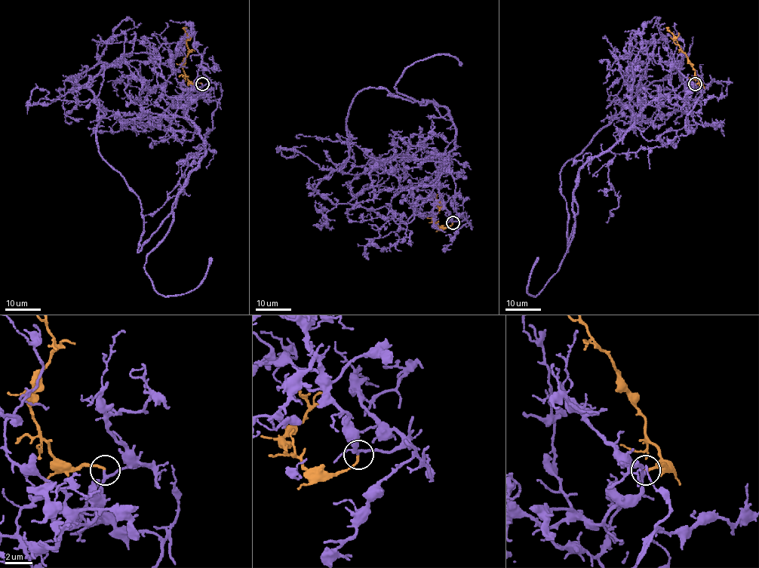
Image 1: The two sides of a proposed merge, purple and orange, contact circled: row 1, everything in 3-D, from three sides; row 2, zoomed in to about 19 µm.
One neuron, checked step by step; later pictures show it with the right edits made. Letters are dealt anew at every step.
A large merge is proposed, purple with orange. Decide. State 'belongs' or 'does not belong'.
belongs

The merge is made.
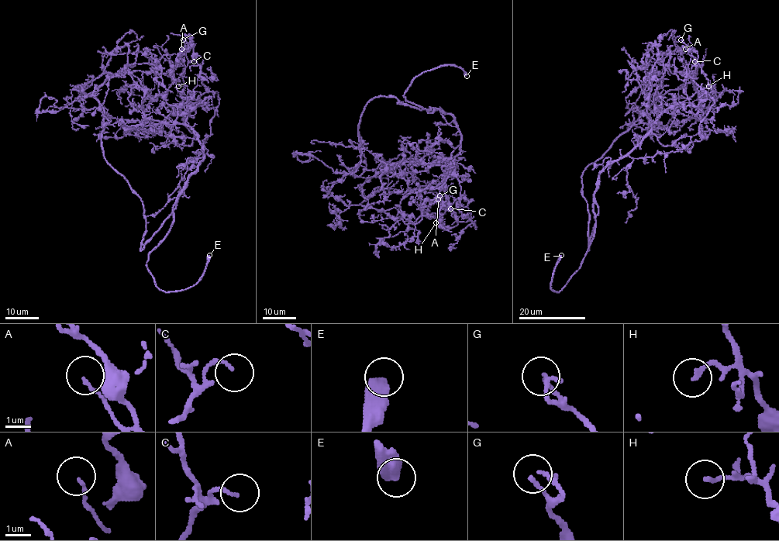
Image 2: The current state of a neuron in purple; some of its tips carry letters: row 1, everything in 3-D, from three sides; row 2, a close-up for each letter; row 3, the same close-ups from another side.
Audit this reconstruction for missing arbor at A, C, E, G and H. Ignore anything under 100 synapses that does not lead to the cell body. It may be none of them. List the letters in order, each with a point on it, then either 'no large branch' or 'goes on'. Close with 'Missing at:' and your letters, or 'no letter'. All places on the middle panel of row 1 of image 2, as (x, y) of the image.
A: place (438, 199); no large branch
C: place (450, 208); no large branch
E: place (467, 76); goes on
G: place (439, 195); no large branch
H: place (436, 222); no large branch
Missing at: E

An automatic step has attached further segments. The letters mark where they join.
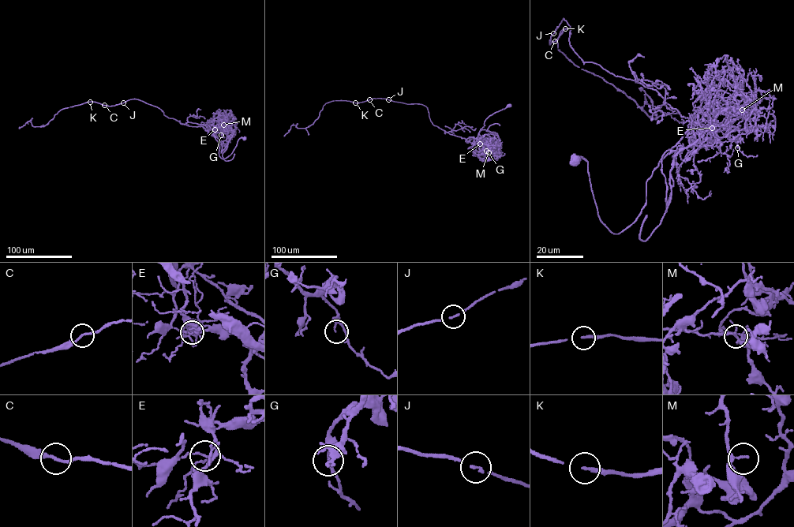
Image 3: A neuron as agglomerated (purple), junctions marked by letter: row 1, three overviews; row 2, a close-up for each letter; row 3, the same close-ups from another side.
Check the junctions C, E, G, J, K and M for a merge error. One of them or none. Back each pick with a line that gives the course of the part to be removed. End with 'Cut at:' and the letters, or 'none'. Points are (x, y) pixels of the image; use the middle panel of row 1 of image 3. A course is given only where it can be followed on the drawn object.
E: foreign part runs (480, 143), (434, 125), (424, 105), (385, 99), (332, 101), (312, 124), (292, 125), (284, 135)
Cut at: E

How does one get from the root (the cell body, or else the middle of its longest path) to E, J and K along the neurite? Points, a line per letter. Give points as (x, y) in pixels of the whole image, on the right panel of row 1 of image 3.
E: (576, 161), (587, 162), (598, 216), (619, 233), (645, 205), (658, 163), (701, 143), (712, 128)
J: (576, 161), (619, 233), (658, 163), (694, 142), (696, 115), (584, 61), (563, 19), (554, 33)
K: (576, 161), (619, 233), (658, 163), (694, 142), (696, 115), (584, 61), (563, 19), (549, 45), (566, 28)

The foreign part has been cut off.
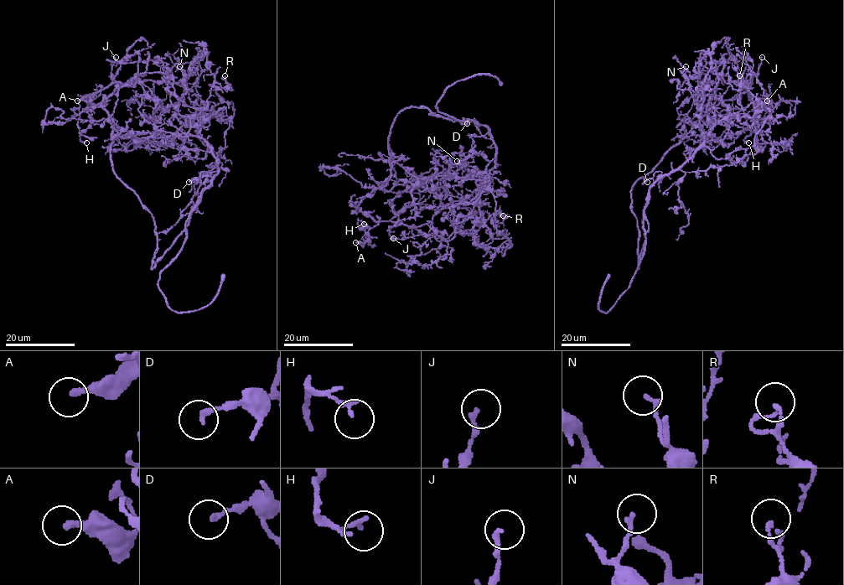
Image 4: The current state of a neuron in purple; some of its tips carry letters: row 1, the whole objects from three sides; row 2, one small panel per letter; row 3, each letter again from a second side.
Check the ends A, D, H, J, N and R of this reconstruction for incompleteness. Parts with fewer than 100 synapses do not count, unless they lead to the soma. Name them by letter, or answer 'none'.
none

